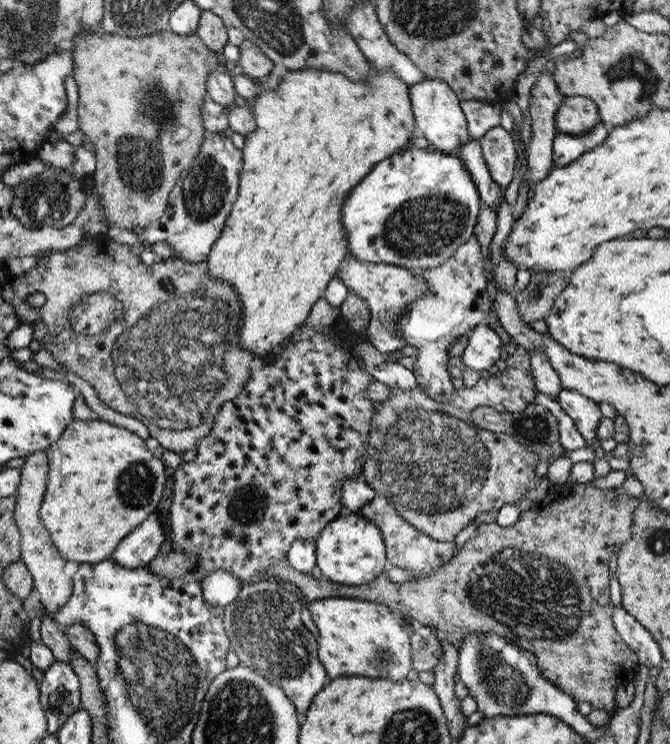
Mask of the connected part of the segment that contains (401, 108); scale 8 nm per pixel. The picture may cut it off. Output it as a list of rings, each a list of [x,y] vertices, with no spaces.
[[[369,63],[370,75],[368,79],[350,79],[344,73],[338,71],[324,71],[320,69],[287,69],[284,79],[274,87],[266,89],[256,98],[249,102],[249,107],[253,111],[255,129],[245,136],[243,153],[243,168],[240,172],[239,192],[230,217],[227,219],[225,230],[220,234],[220,238],[214,242],[212,250],[208,256],[208,273],[212,279],[222,279],[233,287],[233,290],[242,300],[242,326],[238,328],[238,343],[244,349],[252,351],[254,358],[259,361],[265,359],[276,348],[294,334],[299,327],[306,324],[308,315],[314,303],[325,296],[328,282],[334,278],[339,271],[340,262],[348,253],[348,235],[345,233],[342,223],[342,206],[344,200],[350,192],[368,175],[372,168],[382,162],[399,154],[411,145],[410,139],[413,137],[416,126],[414,113],[412,112],[410,100],[410,84],[400,79],[392,69],[376,69]]]

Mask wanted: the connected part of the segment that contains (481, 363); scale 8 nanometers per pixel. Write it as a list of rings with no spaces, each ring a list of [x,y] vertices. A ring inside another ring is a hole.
[[[486,320],[469,332],[467,346],[461,356],[462,366],[479,372],[488,370],[501,359],[503,349],[502,338]]]

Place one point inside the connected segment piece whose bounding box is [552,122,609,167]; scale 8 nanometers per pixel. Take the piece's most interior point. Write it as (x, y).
(566, 148)

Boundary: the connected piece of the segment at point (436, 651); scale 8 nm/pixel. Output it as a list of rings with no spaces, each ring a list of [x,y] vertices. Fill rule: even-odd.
[[[416,625],[410,638],[413,668],[418,673],[433,671],[443,656],[443,642],[439,636],[426,625]]]

